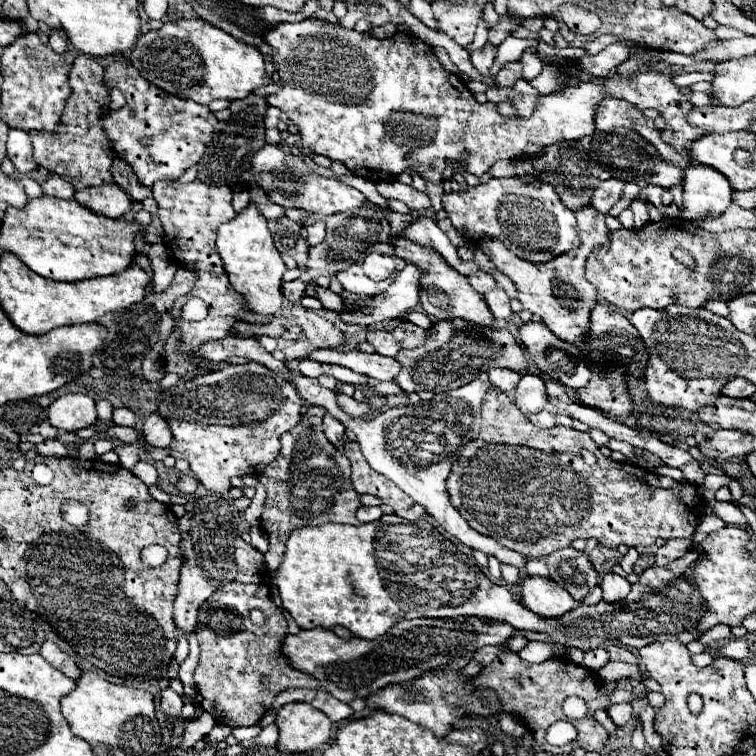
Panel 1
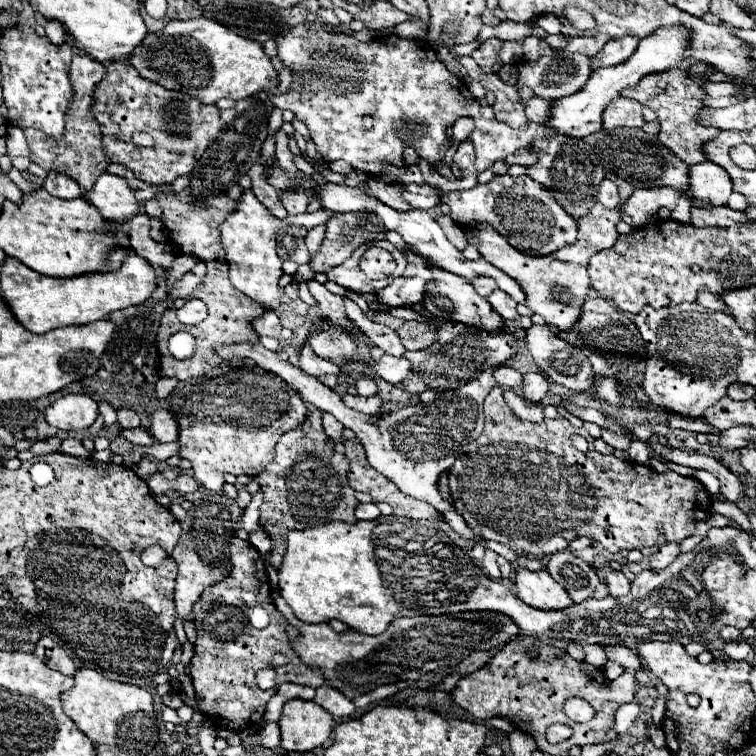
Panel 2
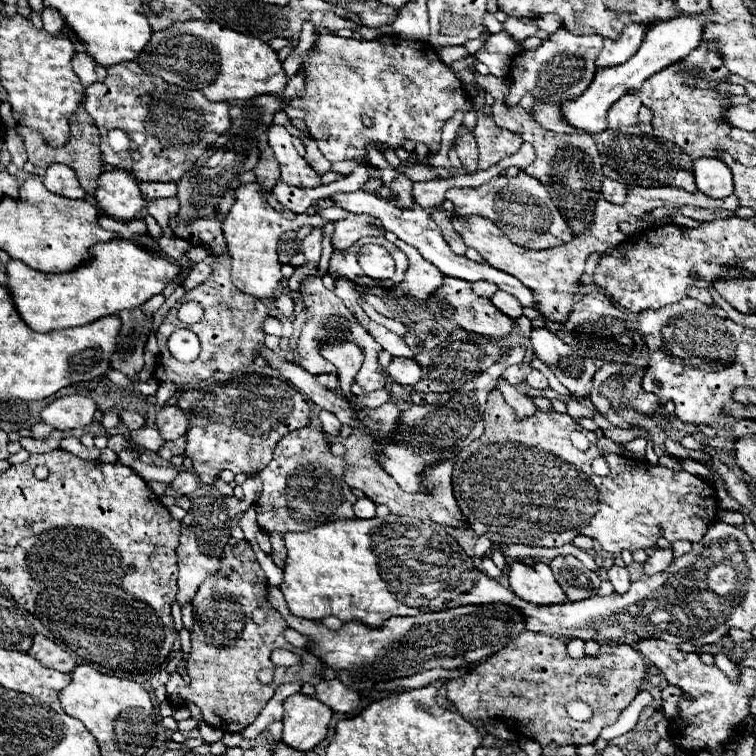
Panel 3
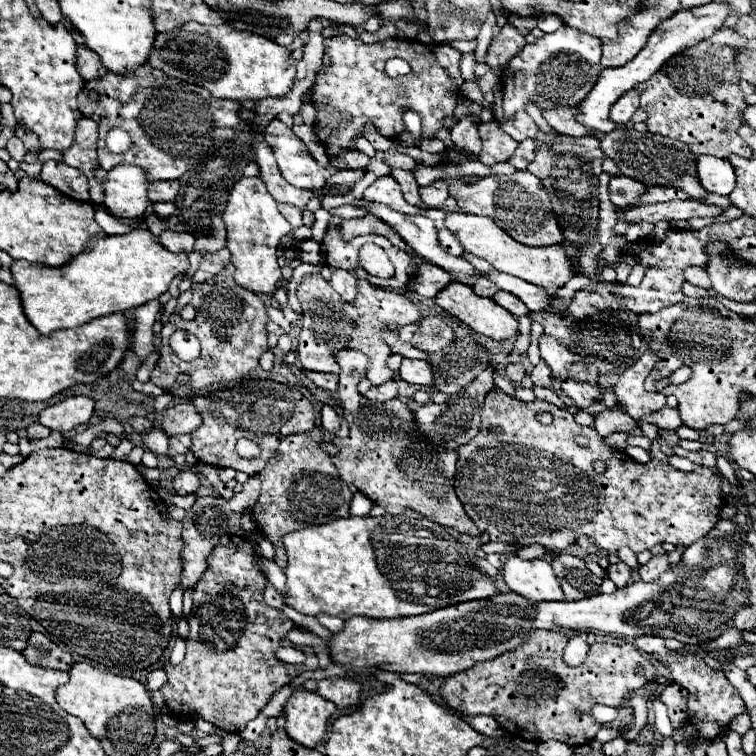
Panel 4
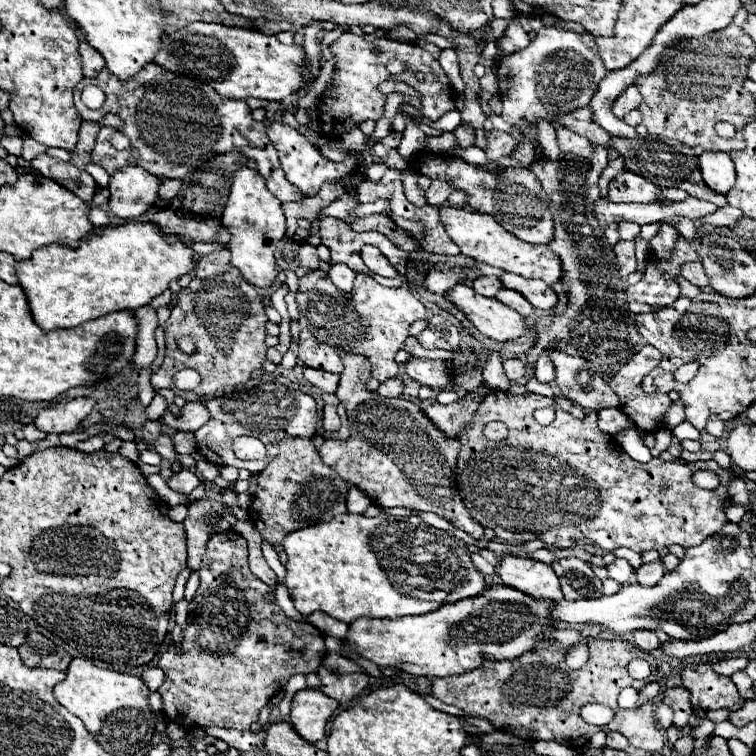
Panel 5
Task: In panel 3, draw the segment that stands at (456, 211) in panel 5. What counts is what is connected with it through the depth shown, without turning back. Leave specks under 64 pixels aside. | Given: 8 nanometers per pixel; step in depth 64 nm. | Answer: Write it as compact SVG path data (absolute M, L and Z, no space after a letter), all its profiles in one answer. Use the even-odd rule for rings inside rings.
M658 186L658 188L636 188L628 192L628 198L624 204L614 206L610 202L604 202L602 198L596 202L594 210L594 220L592 226L584 234L578 234L570 244L556 246L552 250L524 250L522 246L512 244L500 230L494 226L494 222L488 222L486 218L472 216L472 218L452 218L452 224L456 232L464 238L466 246L472 246L480 252L480 256L494 268L516 276L526 288L534 292L534 308L540 312L542 318L550 322L566 322L572 308L574 308L574 296L580 294L582 286L582 274L584 274L584 264L592 252L602 252L614 246L618 246L626 236L620 232L618 224L624 222L626 218L644 218L644 214L660 208L660 206L696 206L709 209L725 209L735 211L738 208L738 198L732 194L723 199L712 199L698 192L686 192L686 190L676 190L672 186Z

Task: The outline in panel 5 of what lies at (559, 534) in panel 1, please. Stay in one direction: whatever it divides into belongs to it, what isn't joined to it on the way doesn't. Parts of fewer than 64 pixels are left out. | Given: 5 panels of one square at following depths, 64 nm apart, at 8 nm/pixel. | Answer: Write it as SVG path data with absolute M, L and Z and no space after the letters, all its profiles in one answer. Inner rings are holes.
M490 390L476 412L472 428L464 430L460 444L462 446L458 454L456 484L464 506L480 526L494 530L498 536L504 530L502 538L506 544L524 544L528 540L540 538L548 546L570 548L574 542L588 538L596 546L610 552L626 546L642 554L646 550L668 548L670 544L680 544L682 548L696 546L704 542L704 538L716 534L716 530L720 530L720 526L728 522L724 508L730 504L728 480L734 476L732 472L722 470L714 460L678 464L652 458L648 464L640 464L632 460L622 450L622 446L614 442L612 436L604 434L598 428L594 412L590 412L586 420L576 420L568 412L556 408L554 400L538 394L514 396L510 392ZM550 406L556 410L556 420L548 426L538 424L534 420L534 412L538 408ZM490 420L502 420L508 426L506 440L486 440L482 428ZM696 470L710 470L718 474L720 486L714 490L698 488L692 482L692 474Z

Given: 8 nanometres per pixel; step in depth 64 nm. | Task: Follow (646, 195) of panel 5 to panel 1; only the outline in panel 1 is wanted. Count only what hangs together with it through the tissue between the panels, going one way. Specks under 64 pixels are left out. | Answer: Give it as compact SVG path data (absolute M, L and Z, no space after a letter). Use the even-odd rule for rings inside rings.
M616 178L600 182L598 188L594 190L592 198L590 198L590 206L596 208L600 214L608 215L612 206L620 200L620 196L624 192L624 186L626 186L626 182L616 180Z

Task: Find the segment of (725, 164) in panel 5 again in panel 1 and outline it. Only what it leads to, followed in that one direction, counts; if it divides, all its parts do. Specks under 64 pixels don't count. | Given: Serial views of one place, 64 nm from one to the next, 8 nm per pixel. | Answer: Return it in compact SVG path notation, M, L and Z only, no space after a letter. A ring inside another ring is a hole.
M690 166L684 172L684 198L682 198L682 218L698 220L698 218L716 218L726 212L732 202L732 188L722 174L716 174L710 166Z

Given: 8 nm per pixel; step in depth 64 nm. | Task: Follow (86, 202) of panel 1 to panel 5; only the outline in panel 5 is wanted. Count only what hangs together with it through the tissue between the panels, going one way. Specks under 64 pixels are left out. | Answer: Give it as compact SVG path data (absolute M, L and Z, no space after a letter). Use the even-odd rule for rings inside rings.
M140 166L118 168L108 184L110 212L124 220L138 218L156 204L160 182L160 178L152 178L152 174L146 174Z

